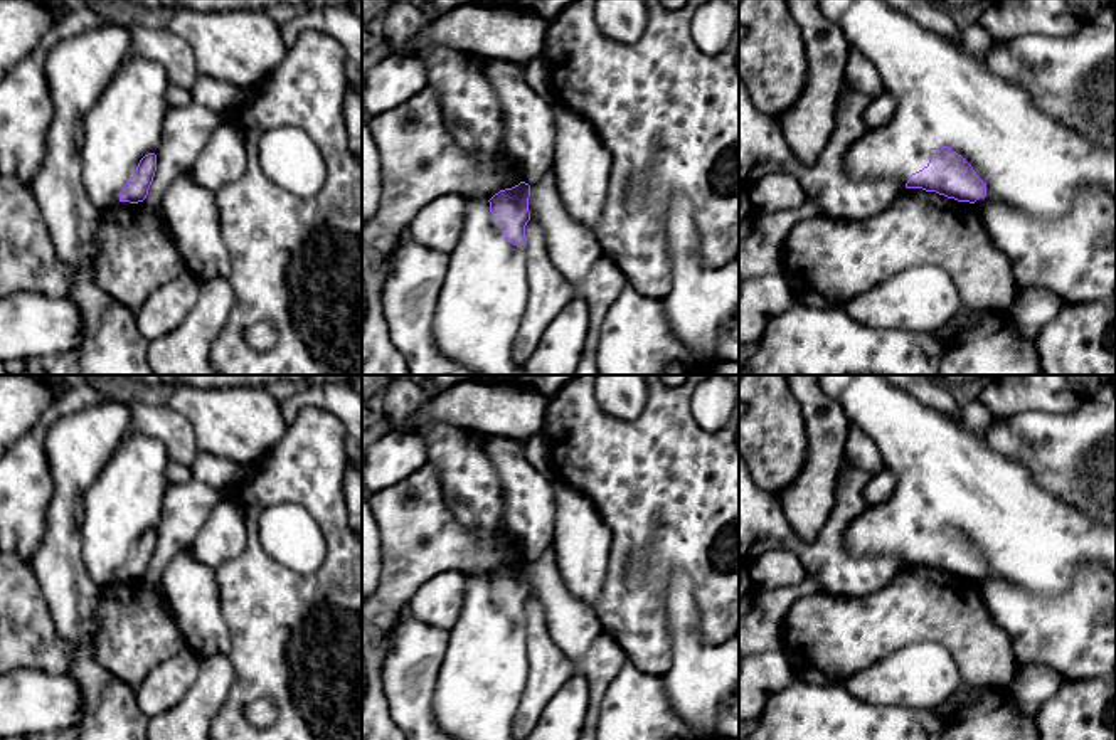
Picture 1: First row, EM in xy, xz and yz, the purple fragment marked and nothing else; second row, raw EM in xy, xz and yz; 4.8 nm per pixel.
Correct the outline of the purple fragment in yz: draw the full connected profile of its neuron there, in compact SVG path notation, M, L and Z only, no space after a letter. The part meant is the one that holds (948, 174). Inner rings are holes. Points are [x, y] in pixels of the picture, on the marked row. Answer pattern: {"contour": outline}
{"contour": "M818 0L818 7L843 30L848 45L877 67L884 92L895 101L892 119L884 126L867 128L845 151L845 170L855 180L894 178L906 188L936 192L958 202L1003 202L1037 219L1066 215L1082 185L1099 187L1116 200L1116 150L1103 150L1042 113L1023 87L993 74L985 61L968 56L959 45L926 30L884 0Z"}

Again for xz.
{"contour": "M520 182L488 202L471 197L465 204L461 237L449 254L433 320L433 340L443 357L466 367L471 375L523 375L513 360L513 341L527 311L530 284L523 247L530 185Z"}

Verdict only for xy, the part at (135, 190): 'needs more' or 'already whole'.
needs more

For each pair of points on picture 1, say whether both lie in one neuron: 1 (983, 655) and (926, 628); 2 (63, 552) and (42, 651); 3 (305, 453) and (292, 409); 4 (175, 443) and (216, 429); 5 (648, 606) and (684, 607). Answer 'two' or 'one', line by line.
1: one
2: two
3: two
4: two
5: two

